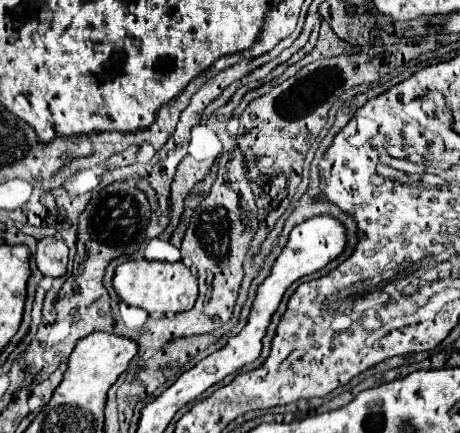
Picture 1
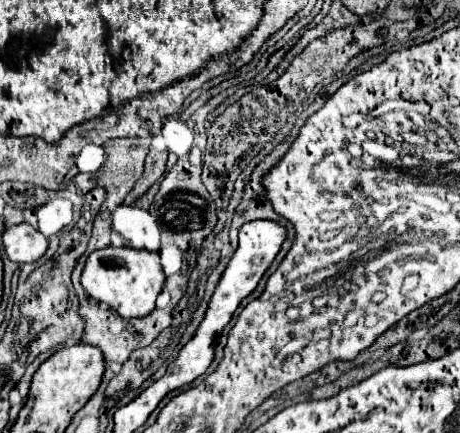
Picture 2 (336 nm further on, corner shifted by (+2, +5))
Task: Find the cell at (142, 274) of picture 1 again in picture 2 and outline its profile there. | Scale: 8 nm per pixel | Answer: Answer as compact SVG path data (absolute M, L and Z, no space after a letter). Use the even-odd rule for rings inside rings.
M113 246L95 250L89 254L81 274L81 286L87 292L87 296L95 298L97 302L105 302L121 318L147 316L155 308L155 300L163 290L163 284L165 274L159 262L159 254L149 250L129 250Z

